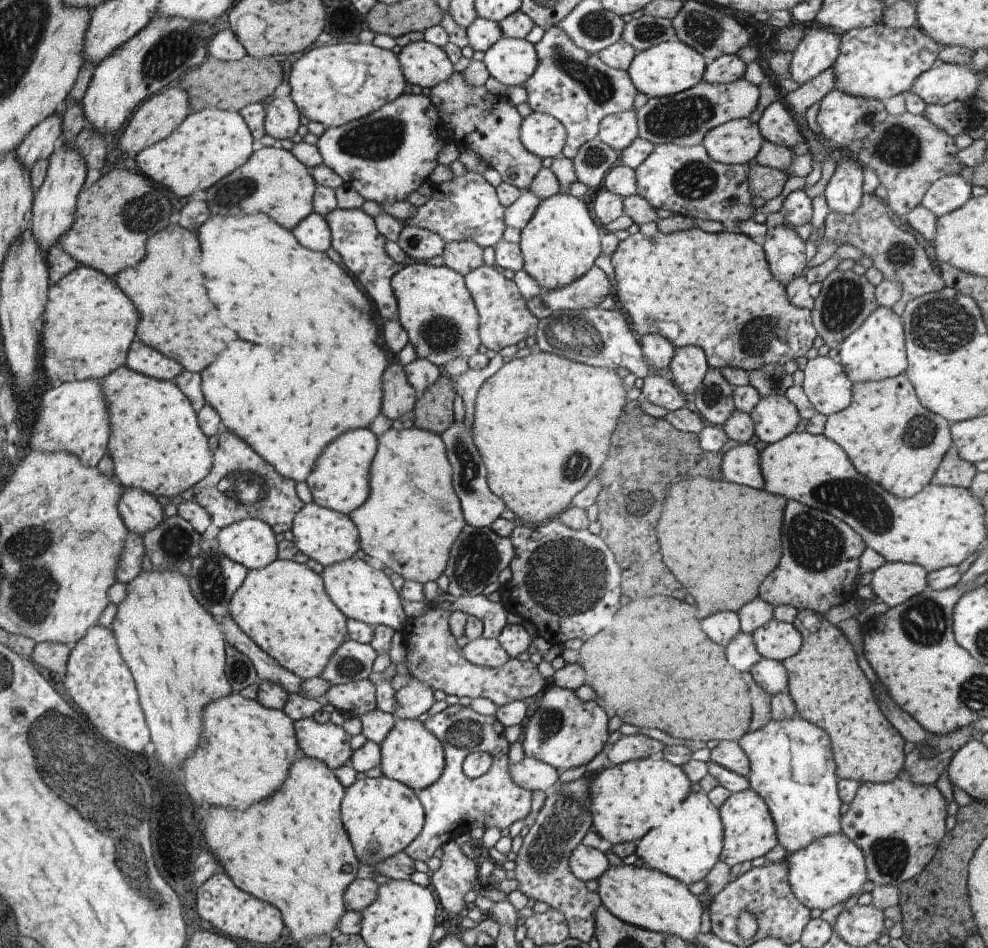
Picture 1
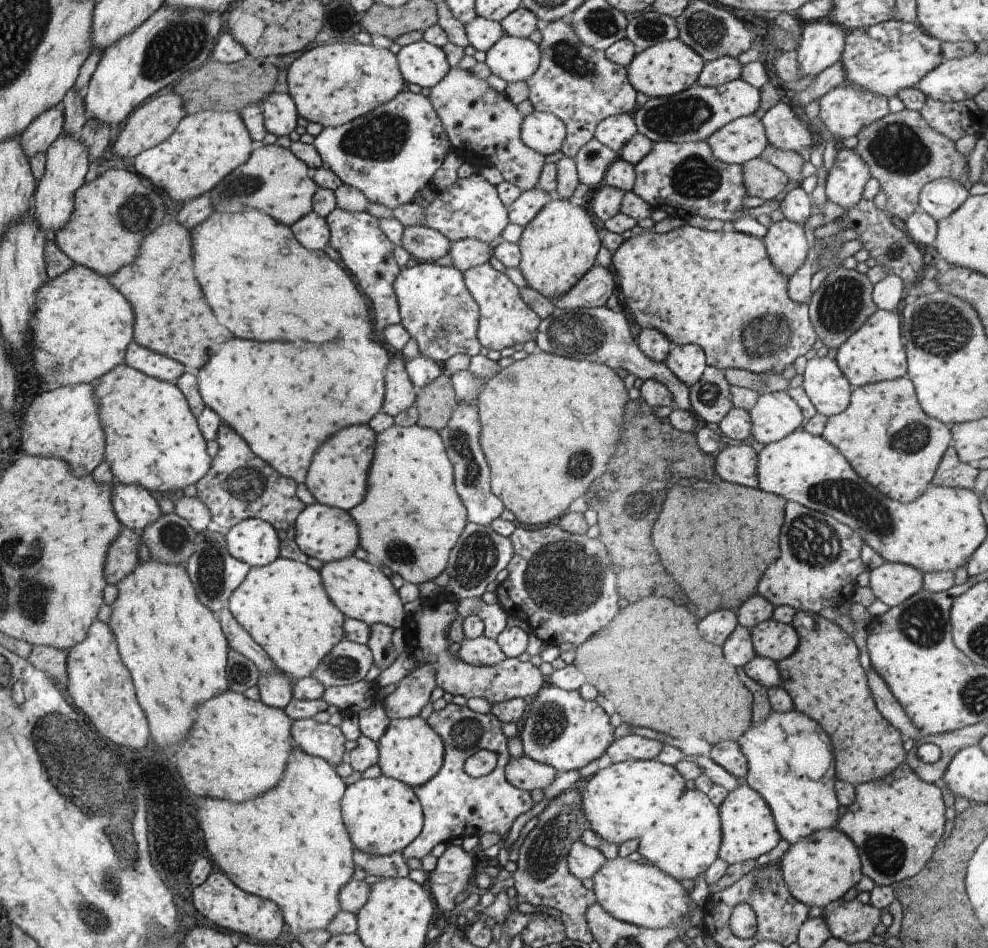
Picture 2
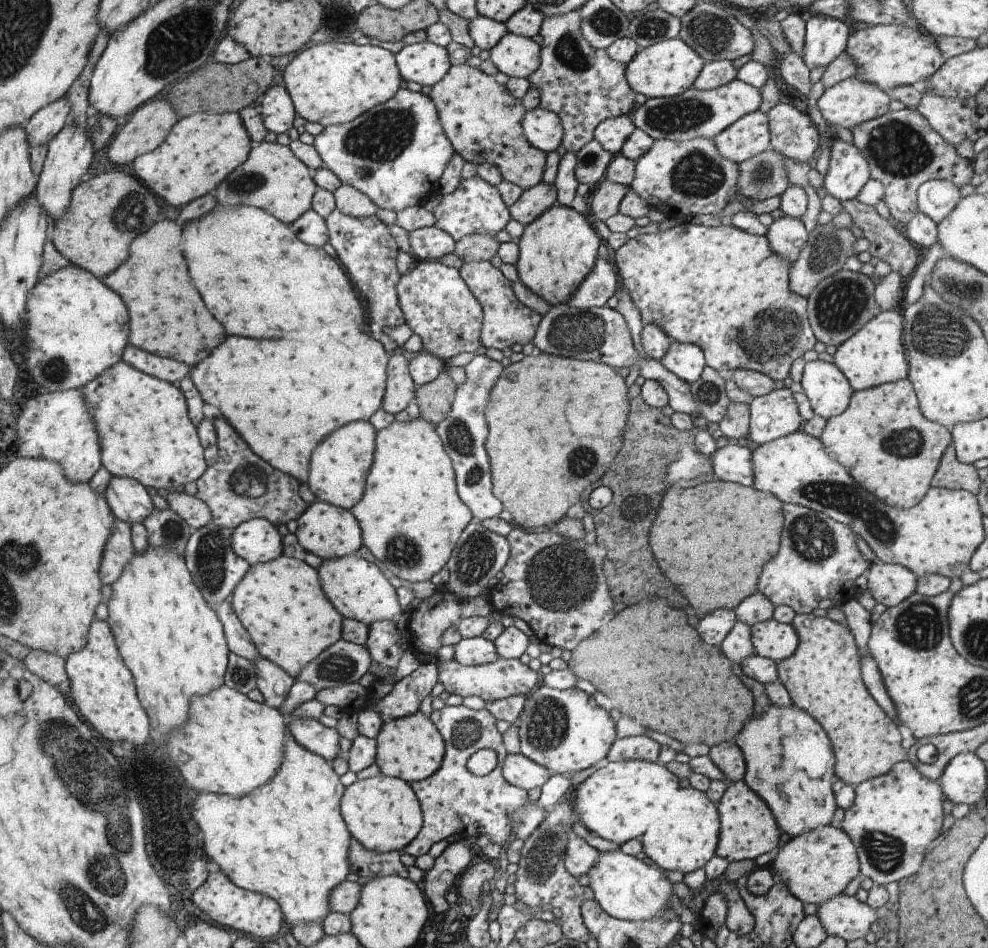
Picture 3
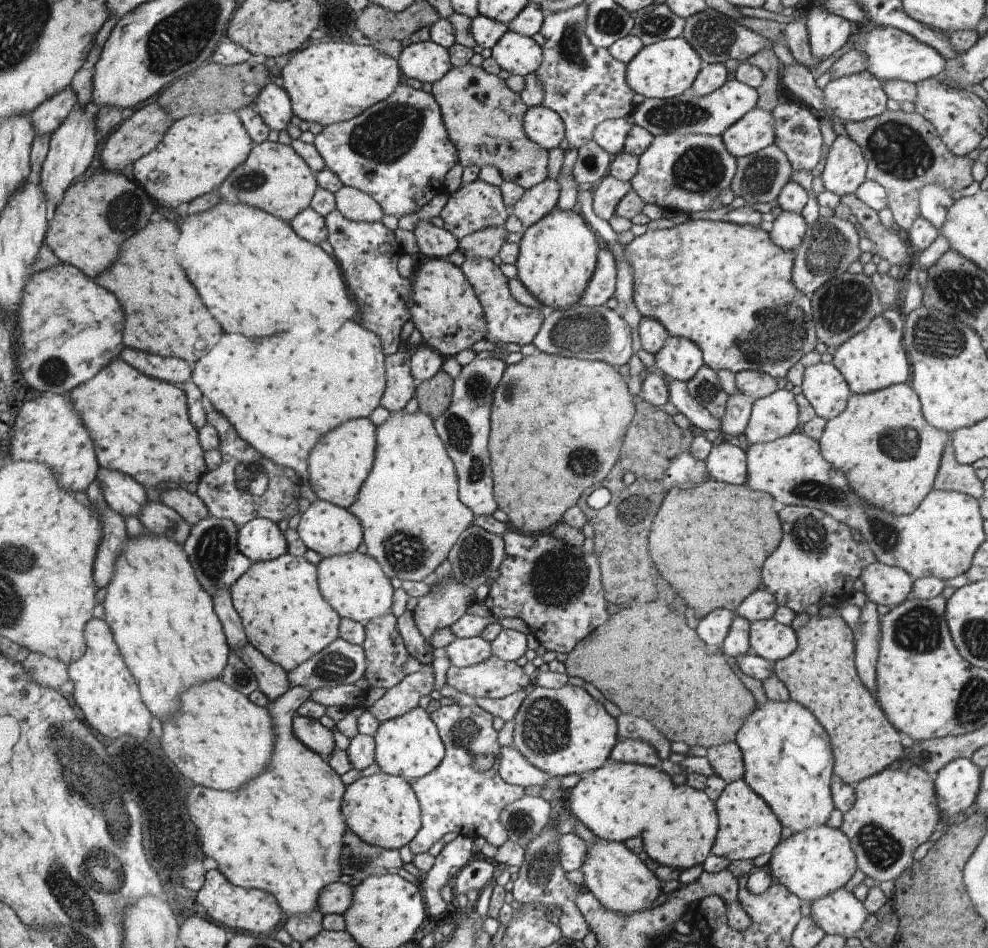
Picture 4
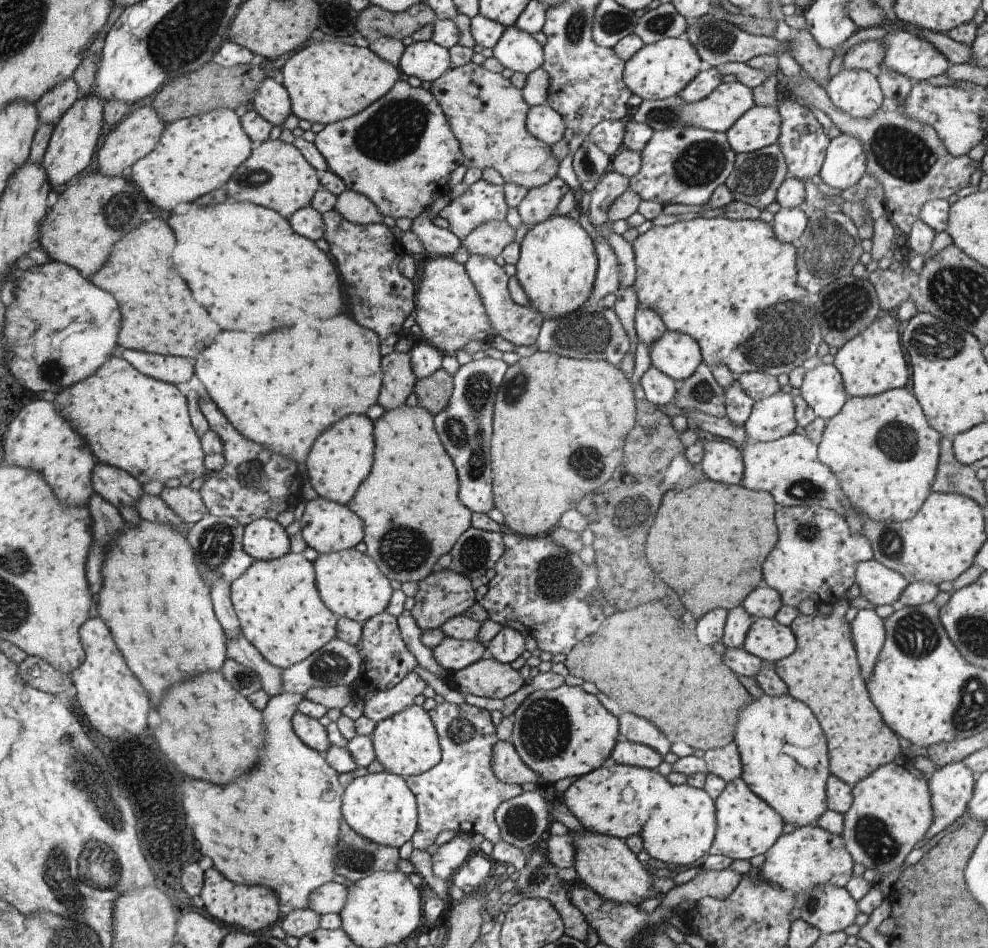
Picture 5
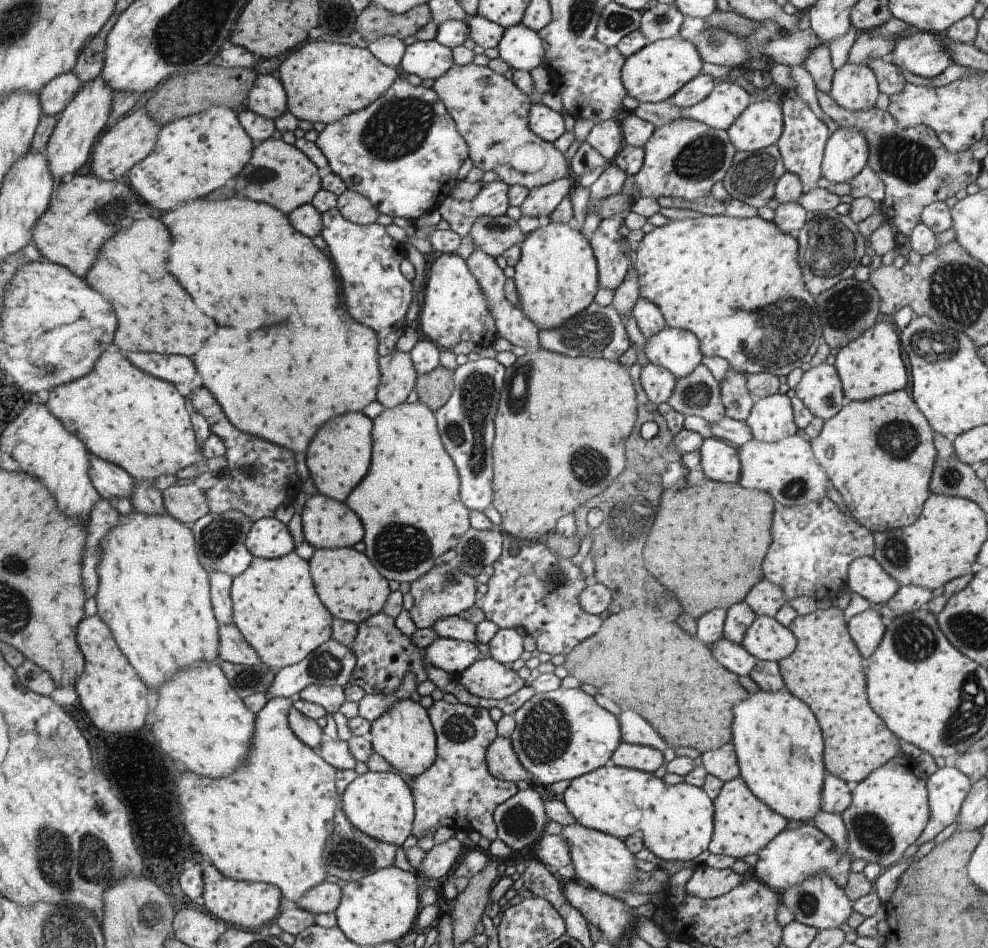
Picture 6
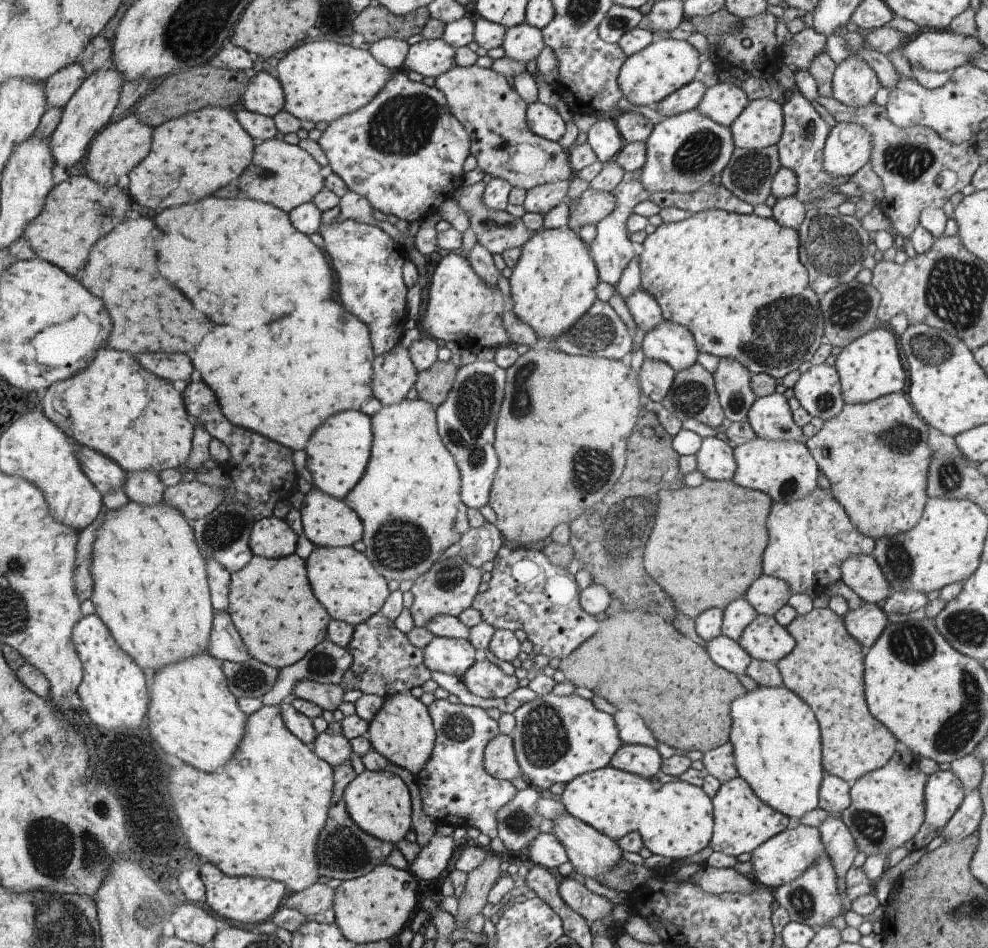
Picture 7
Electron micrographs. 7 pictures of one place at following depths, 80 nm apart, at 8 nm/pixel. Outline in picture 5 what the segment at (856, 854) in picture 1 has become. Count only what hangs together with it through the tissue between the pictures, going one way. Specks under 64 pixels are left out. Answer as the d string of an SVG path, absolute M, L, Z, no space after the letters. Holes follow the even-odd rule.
M816 824L801 826L794 832L782 834L764 855L764 863L759 868L763 880L793 894L814 887L825 888L828 883L845 887L852 878L854 862L846 850L844 839L826 832Z

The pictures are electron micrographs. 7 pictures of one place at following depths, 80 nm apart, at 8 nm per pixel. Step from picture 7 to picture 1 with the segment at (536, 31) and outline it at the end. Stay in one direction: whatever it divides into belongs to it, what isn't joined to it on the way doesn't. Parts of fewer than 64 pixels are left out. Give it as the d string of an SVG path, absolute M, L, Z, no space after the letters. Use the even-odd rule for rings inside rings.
M502 37L484 55L490 76L507 87L523 85L538 66L535 44L526 39Z

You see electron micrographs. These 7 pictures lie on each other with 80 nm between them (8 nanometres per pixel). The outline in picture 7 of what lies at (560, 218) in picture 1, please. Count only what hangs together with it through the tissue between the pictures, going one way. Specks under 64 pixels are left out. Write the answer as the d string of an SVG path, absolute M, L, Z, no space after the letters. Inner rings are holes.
M568 227L562 229L542 228L532 235L532 238L521 248L521 255L509 278L511 296L508 308L524 321L524 324L535 330L537 338L543 338L545 345L561 337L584 316L594 304L599 272L592 260L590 251L586 248L580 236Z

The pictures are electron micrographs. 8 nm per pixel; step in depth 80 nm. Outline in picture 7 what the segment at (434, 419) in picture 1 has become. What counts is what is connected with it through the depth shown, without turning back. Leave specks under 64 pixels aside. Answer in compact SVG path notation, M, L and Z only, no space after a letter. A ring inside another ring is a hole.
M437 360L430 368L417 373L415 382L418 397L434 407L442 404L449 395L458 367L452 361Z

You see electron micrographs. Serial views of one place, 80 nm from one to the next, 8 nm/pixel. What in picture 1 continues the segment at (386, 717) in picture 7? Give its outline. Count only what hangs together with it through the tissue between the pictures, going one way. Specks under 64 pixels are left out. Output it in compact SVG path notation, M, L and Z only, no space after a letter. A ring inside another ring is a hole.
M396 719L387 738L380 745L381 772L386 778L406 784L412 790L420 791L440 780L445 768L445 753L440 740L424 728L418 719Z

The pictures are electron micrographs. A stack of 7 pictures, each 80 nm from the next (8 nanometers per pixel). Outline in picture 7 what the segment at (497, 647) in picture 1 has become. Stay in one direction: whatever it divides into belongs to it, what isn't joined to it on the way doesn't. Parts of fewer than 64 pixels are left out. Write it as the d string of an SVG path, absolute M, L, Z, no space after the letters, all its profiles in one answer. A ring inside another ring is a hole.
M432 637L422 652L424 664L432 673L459 678L476 662L476 649L468 639Z

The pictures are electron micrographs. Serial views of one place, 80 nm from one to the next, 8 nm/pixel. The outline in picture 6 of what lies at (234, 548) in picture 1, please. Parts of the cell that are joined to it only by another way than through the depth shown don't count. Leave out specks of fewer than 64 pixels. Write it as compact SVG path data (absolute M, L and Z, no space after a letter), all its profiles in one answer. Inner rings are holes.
M264 517L251 528L246 545L254 557L277 559L294 551L296 540L285 523L275 517Z

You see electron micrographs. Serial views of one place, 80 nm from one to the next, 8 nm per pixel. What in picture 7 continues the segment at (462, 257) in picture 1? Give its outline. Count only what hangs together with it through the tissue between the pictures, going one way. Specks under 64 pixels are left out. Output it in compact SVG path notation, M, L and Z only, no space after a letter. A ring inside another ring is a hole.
M484 181L473 185L463 185L463 190L457 201L469 218L470 227L477 236L477 242L487 248L493 255L502 254L514 247L522 248L532 238L535 231L528 229L520 217L514 217L505 210L497 211L485 207L482 204L484 189Z

